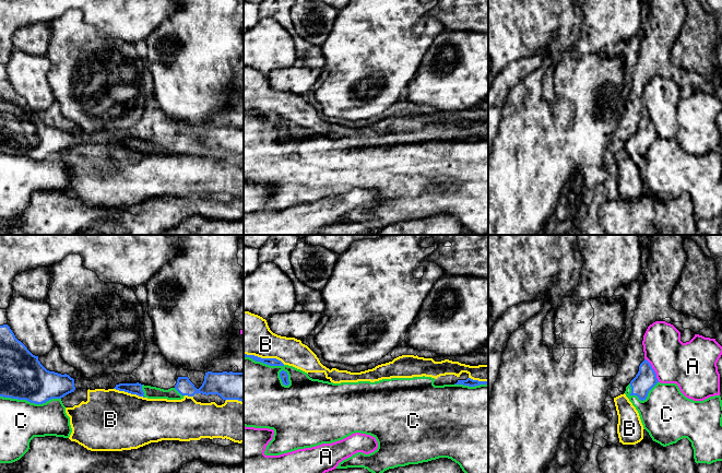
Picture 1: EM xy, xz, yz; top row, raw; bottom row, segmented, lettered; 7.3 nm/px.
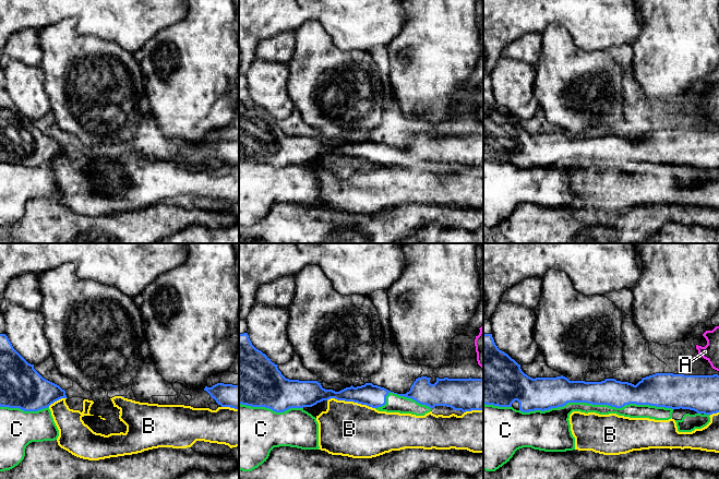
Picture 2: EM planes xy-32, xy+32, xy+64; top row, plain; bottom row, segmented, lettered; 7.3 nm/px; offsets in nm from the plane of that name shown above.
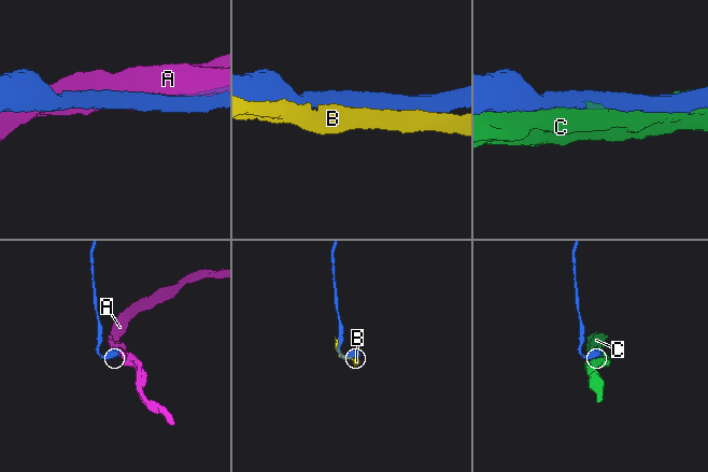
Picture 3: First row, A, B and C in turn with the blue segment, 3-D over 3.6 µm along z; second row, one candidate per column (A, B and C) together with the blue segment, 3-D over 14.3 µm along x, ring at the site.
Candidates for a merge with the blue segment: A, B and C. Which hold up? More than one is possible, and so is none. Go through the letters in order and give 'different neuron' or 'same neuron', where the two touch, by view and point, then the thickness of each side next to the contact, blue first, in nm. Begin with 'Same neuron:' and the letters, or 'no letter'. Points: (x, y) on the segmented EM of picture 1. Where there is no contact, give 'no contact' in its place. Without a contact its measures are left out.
Same neuron: C
A: different neuron; meets blue in yz at (653, 370); 160 nm thick on the blue side, 320 nm on the other
B: different neuron; meets blue in xz at (264, 358); 60 nm thick on the blue side, 300 nm on the other
C: same neuron; meets blue in xy at (31, 402); 340 nm thick on the blue side, 300 nm on the other

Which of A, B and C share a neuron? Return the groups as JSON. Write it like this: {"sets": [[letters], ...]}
{"sets": [["A"], ["B"], ["C"]]}

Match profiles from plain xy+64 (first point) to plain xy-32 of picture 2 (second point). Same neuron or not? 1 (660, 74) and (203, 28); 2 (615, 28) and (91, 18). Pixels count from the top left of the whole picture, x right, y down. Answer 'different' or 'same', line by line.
1: same
2: same

